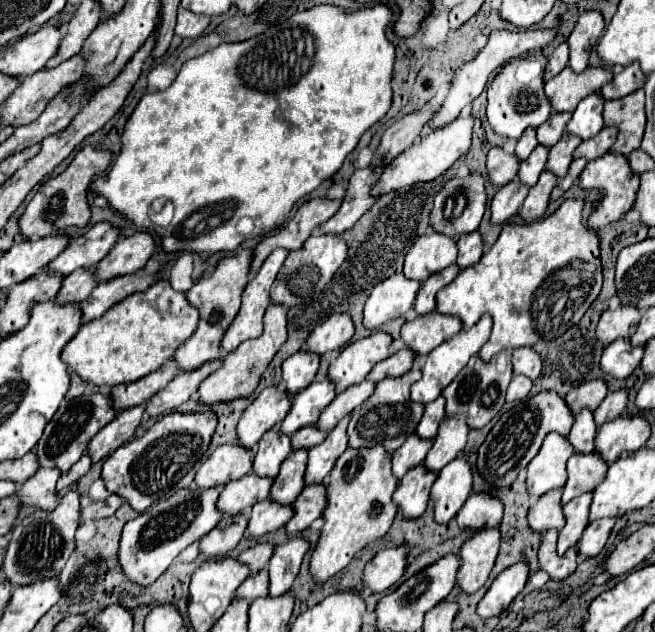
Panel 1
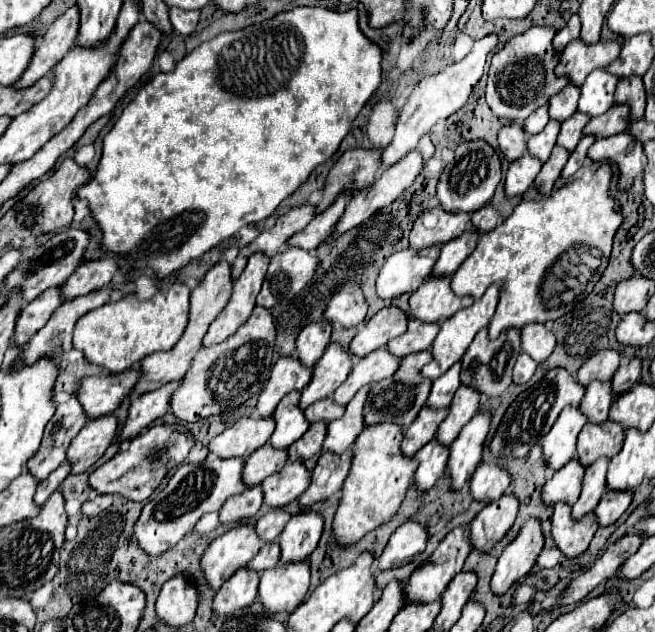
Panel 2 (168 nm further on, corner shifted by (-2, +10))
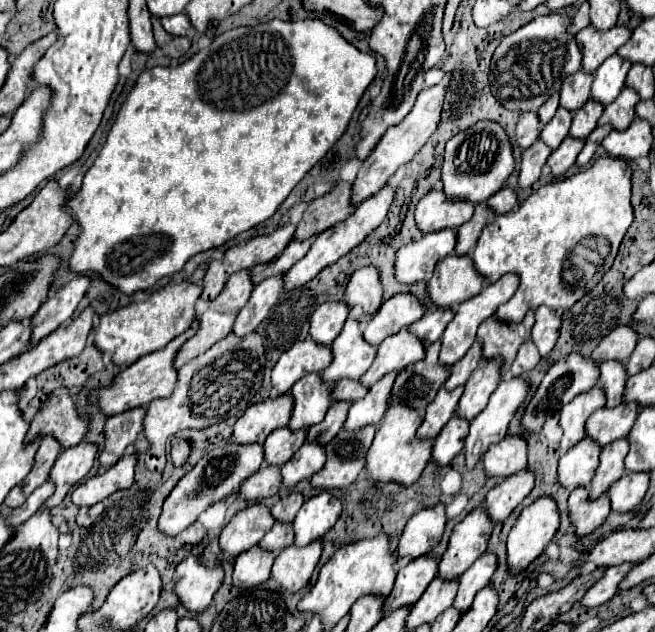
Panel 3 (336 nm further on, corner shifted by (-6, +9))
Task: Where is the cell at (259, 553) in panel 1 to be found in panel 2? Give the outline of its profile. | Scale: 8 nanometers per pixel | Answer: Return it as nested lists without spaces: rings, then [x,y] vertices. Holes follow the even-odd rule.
[[[274,509],[274,511],[268,511],[266,515],[262,515],[256,523],[256,531],[258,531],[260,541],[264,541],[264,543],[274,541],[280,535],[280,531],[284,529],[284,525],[288,523],[290,517],[292,515],[282,511],[282,509]]]

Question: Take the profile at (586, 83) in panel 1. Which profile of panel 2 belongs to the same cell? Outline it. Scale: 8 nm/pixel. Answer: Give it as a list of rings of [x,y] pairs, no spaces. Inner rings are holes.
[[[574,39],[562,51],[556,75],[566,75],[570,83],[580,87],[590,71],[608,67],[620,55],[620,49],[622,47],[616,41],[598,41],[596,45],[588,45]]]

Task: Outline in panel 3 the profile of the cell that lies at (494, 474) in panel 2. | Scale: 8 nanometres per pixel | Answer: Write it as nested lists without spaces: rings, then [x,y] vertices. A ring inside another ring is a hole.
[[[506,436],[484,454],[484,470],[490,478],[506,478],[526,468],[526,442],[522,436]]]

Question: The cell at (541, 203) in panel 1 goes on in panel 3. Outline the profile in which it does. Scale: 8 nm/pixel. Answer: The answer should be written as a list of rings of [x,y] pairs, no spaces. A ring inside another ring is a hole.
[[[566,138],[558,150],[554,150],[548,158],[548,166],[550,166],[550,172],[554,178],[560,178],[574,162],[576,162],[576,156],[580,154],[582,150],[582,144],[584,140],[576,140],[576,138]]]

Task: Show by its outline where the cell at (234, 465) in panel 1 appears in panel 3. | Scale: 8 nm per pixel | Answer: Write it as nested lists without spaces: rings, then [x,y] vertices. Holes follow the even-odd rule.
[[[284,394],[284,396],[278,396],[278,398],[272,398],[272,400],[266,400],[266,402],[260,402],[260,404],[254,404],[250,406],[240,418],[238,422],[234,424],[234,432],[232,432],[232,440],[236,444],[262,444],[274,430],[282,428],[288,424],[288,414],[292,412],[292,396],[290,394]]]

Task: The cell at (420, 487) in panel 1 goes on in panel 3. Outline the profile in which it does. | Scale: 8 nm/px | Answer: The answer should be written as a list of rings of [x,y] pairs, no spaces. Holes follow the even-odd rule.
[[[450,418],[450,422],[442,428],[442,432],[434,438],[432,446],[432,462],[444,468],[452,462],[452,458],[462,450],[462,442],[468,434],[468,422],[460,418]]]

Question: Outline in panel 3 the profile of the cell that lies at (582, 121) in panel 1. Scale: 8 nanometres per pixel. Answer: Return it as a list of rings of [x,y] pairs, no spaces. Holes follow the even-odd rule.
[[[618,54],[610,56],[596,72],[592,82],[592,100],[602,106],[612,104],[624,88],[626,74],[630,70],[630,62],[624,62]]]

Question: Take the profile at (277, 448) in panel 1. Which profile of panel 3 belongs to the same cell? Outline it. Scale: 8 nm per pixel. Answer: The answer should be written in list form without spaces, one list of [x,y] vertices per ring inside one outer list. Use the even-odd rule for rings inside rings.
[[[308,374],[292,386],[294,406],[288,422],[292,432],[308,430],[324,420],[328,410],[328,390],[332,390],[332,386],[328,386],[328,382],[320,382],[320,376],[316,374]]]

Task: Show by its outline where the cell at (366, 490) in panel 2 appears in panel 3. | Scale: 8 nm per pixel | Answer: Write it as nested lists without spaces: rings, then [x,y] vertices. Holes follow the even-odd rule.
[[[390,406],[376,428],[376,436],[372,446],[366,452],[366,478],[372,482],[396,482],[402,486],[414,484],[432,454],[432,440],[416,440],[416,430],[422,418],[416,410],[408,410],[406,406]]]

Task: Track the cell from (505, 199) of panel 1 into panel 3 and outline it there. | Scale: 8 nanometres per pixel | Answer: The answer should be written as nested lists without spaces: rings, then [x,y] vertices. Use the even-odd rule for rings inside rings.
[[[534,142],[528,150],[522,152],[522,162],[520,162],[520,176],[518,176],[518,184],[520,188],[530,188],[538,178],[540,172],[546,164],[550,156],[548,146],[544,146],[544,142]]]

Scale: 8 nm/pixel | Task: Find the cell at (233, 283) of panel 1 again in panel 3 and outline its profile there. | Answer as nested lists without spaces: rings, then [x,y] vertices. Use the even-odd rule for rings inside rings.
[[[194,320],[192,326],[184,334],[180,334],[178,338],[174,338],[170,342],[170,346],[166,346],[164,350],[156,350],[156,352],[140,358],[132,366],[124,368],[118,374],[118,378],[114,380],[114,384],[110,388],[100,388],[98,392],[94,392],[92,394],[92,400],[100,404],[100,408],[106,412],[106,416],[114,416],[114,414],[120,414],[124,410],[138,408],[138,406],[146,406],[146,404],[150,404],[156,398],[166,398],[168,394],[172,394],[172,390],[178,384],[178,368],[174,366],[176,354],[180,352],[180,348],[184,346],[184,342],[198,332],[198,326],[200,326],[200,322]]]

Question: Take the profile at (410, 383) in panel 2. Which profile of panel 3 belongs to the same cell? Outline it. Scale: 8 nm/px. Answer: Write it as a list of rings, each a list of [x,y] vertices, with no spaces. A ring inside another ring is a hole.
[[[434,342],[426,348],[426,358],[420,362],[410,364],[404,368],[394,386],[392,394],[388,398],[388,404],[400,404],[418,412],[424,412],[426,406],[430,404],[430,392],[432,400],[436,398],[436,392],[442,388],[442,384],[448,378],[448,368],[438,364],[438,352],[440,352],[440,342]]]

